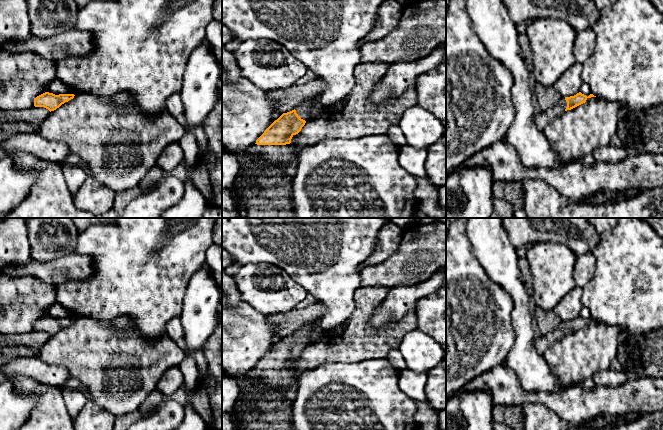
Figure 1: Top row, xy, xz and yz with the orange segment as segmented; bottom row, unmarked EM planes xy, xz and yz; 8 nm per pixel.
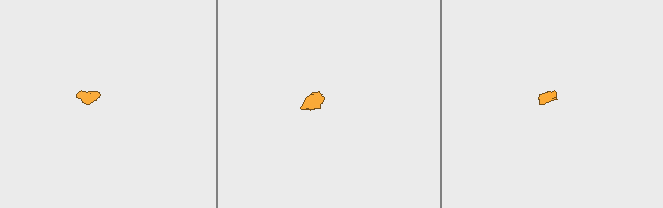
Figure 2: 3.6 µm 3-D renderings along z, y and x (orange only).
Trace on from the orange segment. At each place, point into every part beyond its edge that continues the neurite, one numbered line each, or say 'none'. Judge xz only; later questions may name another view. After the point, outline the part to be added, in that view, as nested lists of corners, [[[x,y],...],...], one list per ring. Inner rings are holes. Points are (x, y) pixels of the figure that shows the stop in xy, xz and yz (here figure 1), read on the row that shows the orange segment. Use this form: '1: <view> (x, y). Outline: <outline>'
1: xz (303, 110). Outline: [[[305,101],[295,109],[296,113],[301,119],[307,121],[309,112],[312,110],[316,103],[317,101]]]
2: xz (266, 156). Outline: [[[257,145],[247,149],[247,152],[255,157],[254,166],[260,170],[269,170],[279,166],[285,171],[292,157],[293,148],[289,145]]]

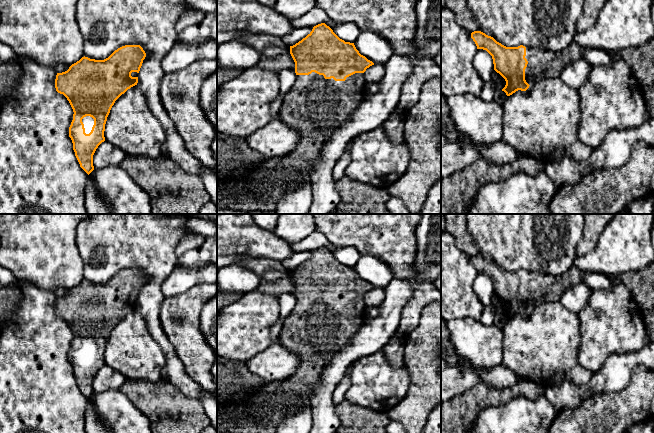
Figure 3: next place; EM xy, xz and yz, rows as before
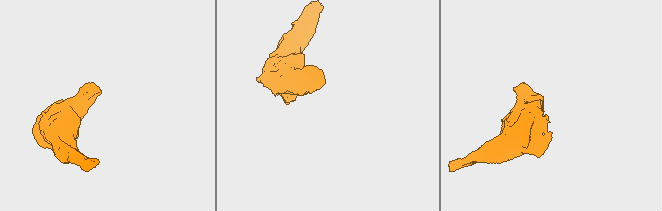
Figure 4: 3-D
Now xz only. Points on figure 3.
1: xz (315, 107). Outline: [[[315,72],[297,75],[296,82],[284,97],[279,111],[279,119],[300,133],[296,148],[283,157],[264,159],[243,178],[217,180],[217,209],[275,211],[277,202],[288,189],[300,184],[306,174],[311,178],[322,146],[362,103],[366,85],[364,73],[355,73],[345,81],[325,79]]]

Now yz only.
1: yz (542, 64). Outline: [[[575,41],[558,52],[531,49],[526,47],[525,58],[528,61],[525,69],[525,80],[529,85],[550,77],[560,77],[562,70],[569,64],[583,58],[585,48]]]

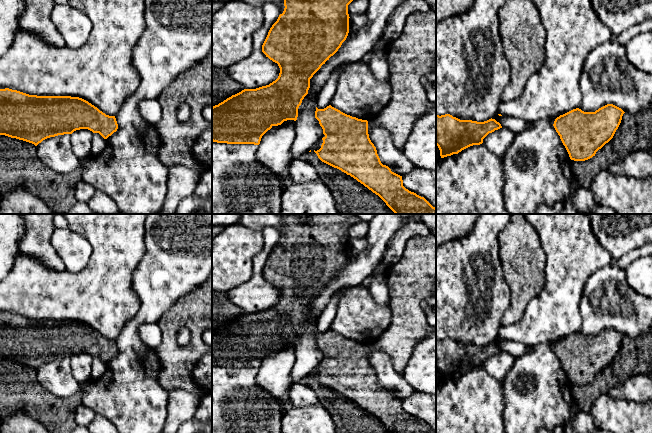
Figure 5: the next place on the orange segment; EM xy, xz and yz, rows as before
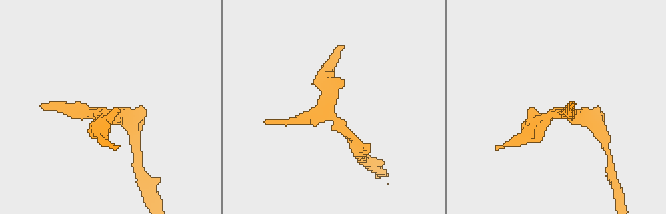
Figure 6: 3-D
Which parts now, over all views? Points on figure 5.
1: xz (317, 146). Outline: [[[322,134],[322,136],[321,136],[321,138],[319,139],[318,143],[315,144],[315,145],[311,148],[311,150],[317,151],[317,150],[319,150],[319,149],[321,148],[321,145],[322,145],[322,143],[323,143],[323,140],[322,140],[323,137],[325,137],[324,134]]]

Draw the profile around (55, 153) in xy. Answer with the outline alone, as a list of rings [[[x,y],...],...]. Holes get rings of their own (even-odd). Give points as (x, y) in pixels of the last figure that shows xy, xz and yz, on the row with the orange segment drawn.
[[[71,134],[47,138],[36,146],[36,151],[42,164],[56,173],[72,173],[81,166],[71,148]]]

